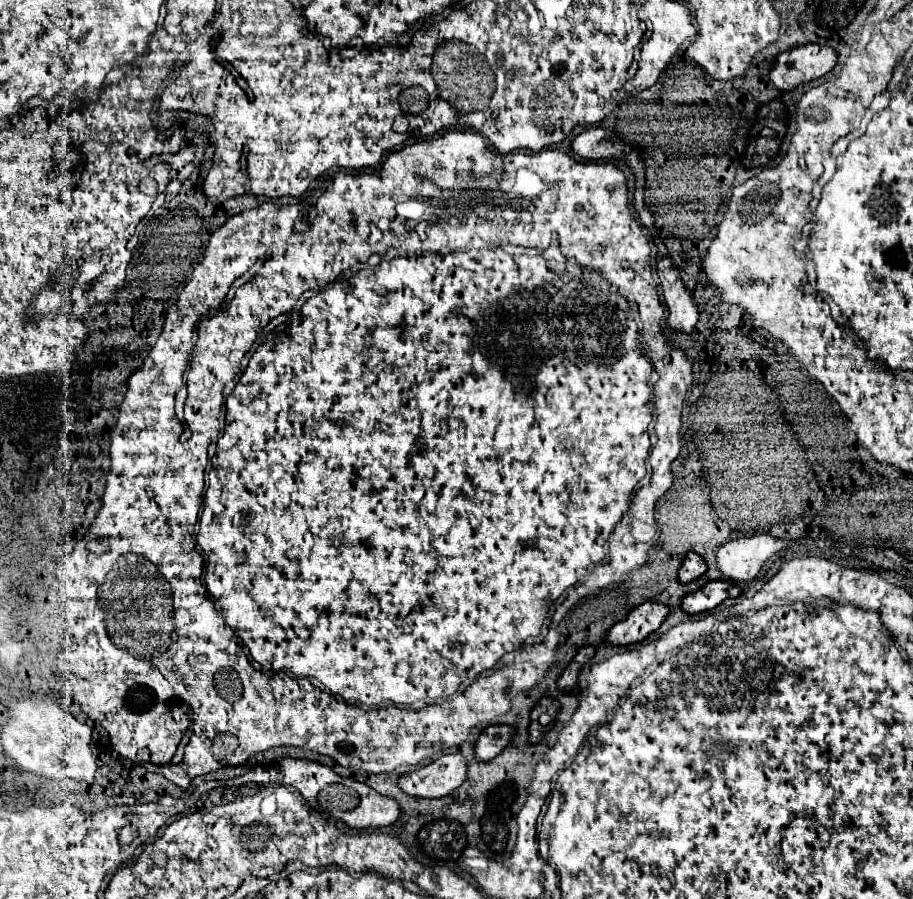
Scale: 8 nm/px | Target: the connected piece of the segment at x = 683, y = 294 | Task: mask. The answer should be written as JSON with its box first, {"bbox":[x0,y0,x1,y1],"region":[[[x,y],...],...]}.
{"bbox":[657,255,699,334],"region":[[[666,255],[661,263],[665,263],[665,267],[658,266],[657,273],[660,279],[665,304],[669,308],[669,316],[667,316],[667,326],[673,332],[683,332],[683,334],[691,334],[699,312],[693,304],[691,294],[685,290],[685,284],[680,277],[679,271],[674,271],[673,261],[670,256]]]}

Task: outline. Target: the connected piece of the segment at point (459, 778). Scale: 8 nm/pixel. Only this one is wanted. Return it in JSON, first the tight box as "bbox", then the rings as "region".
{"bbox":[399,756,467,798],"region":[[[441,756],[431,764],[403,774],[399,778],[399,788],[417,798],[441,798],[453,792],[467,776],[465,758],[461,756]]]}

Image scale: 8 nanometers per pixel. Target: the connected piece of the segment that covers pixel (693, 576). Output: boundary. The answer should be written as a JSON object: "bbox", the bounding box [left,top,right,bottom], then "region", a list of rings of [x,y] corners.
{"bbox":[679,552,707,582],"region":[[[689,552],[685,558],[683,558],[683,564],[679,568],[679,582],[691,582],[691,580],[697,580],[703,572],[707,570],[703,558],[695,552]]]}

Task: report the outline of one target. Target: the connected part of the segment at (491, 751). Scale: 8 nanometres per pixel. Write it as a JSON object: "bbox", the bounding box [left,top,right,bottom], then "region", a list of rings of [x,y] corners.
{"bbox":[475,726,511,762],"region":[[[487,726],[475,742],[475,758],[485,762],[495,758],[509,744],[511,732],[511,726]]]}

